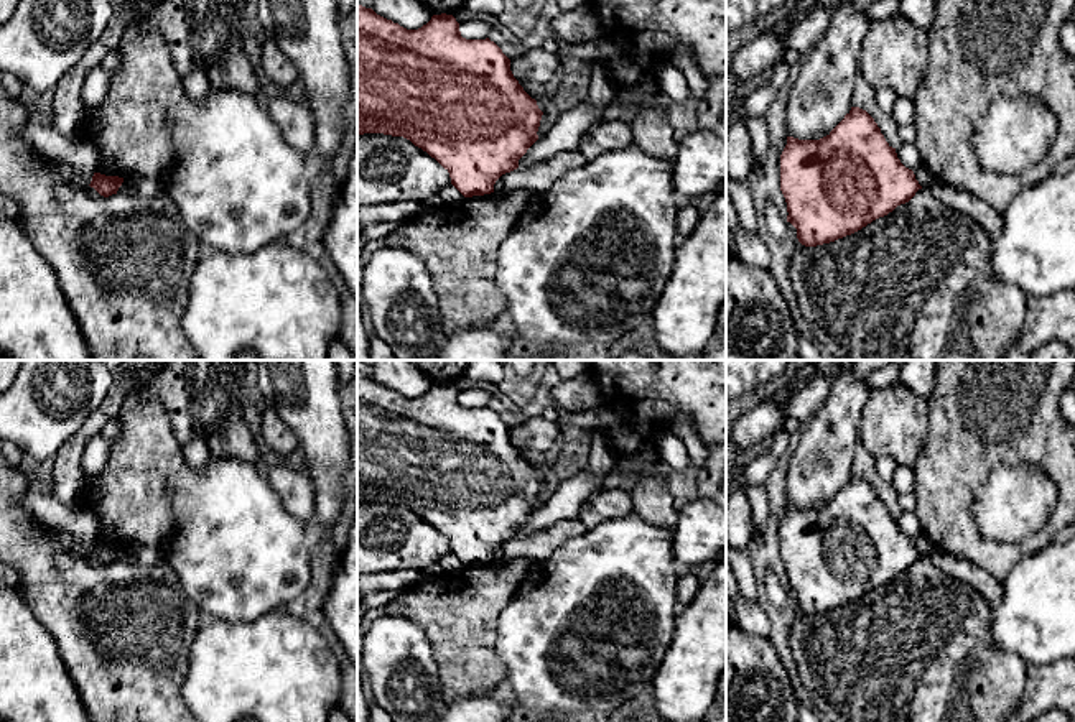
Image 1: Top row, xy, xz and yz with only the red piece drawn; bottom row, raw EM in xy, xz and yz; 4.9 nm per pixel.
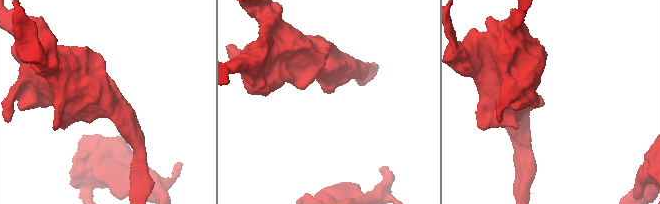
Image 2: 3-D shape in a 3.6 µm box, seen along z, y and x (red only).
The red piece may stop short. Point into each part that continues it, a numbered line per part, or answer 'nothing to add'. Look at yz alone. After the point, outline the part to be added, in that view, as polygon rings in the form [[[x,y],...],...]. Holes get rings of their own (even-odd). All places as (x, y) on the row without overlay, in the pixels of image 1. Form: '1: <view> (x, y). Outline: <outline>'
nothing to add

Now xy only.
nothing to add

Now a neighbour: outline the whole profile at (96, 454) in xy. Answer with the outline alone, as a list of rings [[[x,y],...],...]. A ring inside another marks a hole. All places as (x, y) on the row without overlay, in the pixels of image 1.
[[[100,434],[92,436],[84,449],[82,459],[81,459],[81,469],[84,475],[94,475],[104,472],[104,469],[109,464],[110,457],[110,446],[104,441]]]

